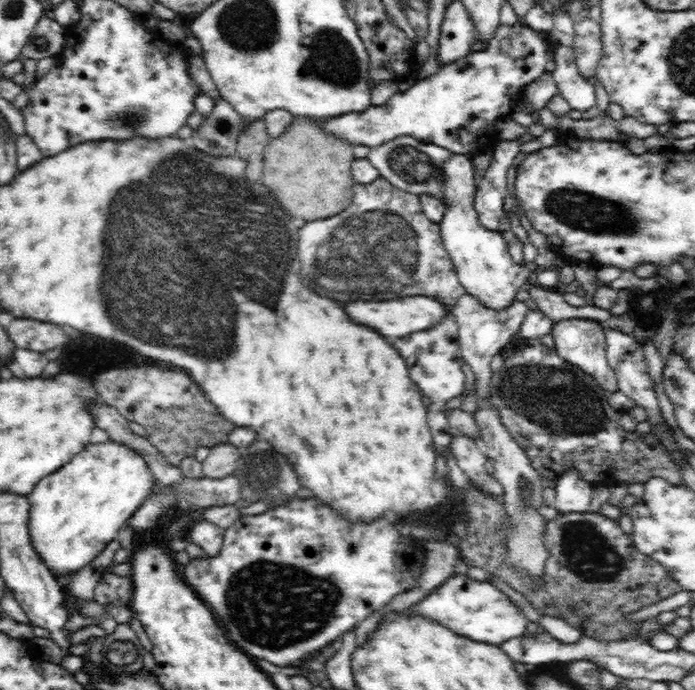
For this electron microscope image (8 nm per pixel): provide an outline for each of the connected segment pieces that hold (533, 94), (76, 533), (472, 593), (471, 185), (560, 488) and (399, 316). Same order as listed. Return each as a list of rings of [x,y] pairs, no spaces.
[[[544,71],[536,80],[533,80],[528,87],[525,88],[522,104],[519,103],[514,108],[514,118],[518,124],[530,126],[533,119],[530,116],[532,112],[538,112],[542,107],[547,107],[548,102],[553,96],[559,94],[557,82],[550,71]]]
[[[113,442],[88,444],[82,452],[61,466],[56,472],[38,481],[30,494],[28,531],[32,539],[32,547],[38,551],[46,567],[58,578],[60,575],[72,576],[80,568],[92,562],[109,542],[115,540],[118,531],[127,524],[127,520],[138,510],[138,507],[160,488],[148,467],[146,459],[130,447]]]
[[[454,575],[442,586],[426,594],[420,602],[410,606],[406,613],[418,613],[450,628],[450,631],[483,644],[500,646],[512,638],[524,635],[527,619],[522,610],[490,581],[474,580],[468,575]]]
[[[453,155],[445,164],[436,169],[436,175],[445,184],[446,212],[439,223],[442,242],[454,263],[459,283],[466,293],[474,296],[482,307],[490,310],[509,308],[516,301],[520,288],[529,285],[530,270],[525,263],[516,263],[508,250],[508,245],[498,231],[488,230],[481,226],[474,198],[478,184],[474,179],[475,172],[467,155]]]
[[[566,469],[553,486],[556,490],[555,509],[558,515],[591,512],[589,506],[594,484],[580,477],[578,469]]]
[[[406,296],[402,300],[386,300],[386,302],[350,302],[346,310],[354,322],[372,326],[384,336],[398,336],[398,338],[432,328],[450,314],[442,302],[428,296]]]

